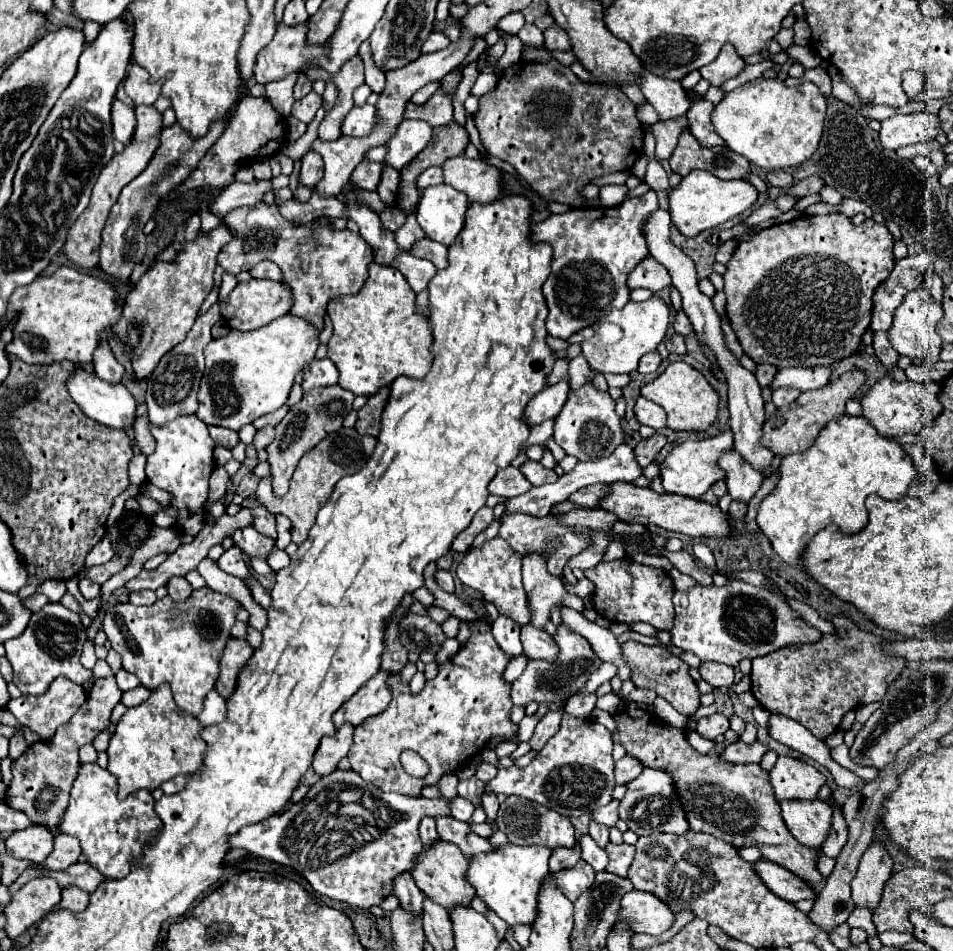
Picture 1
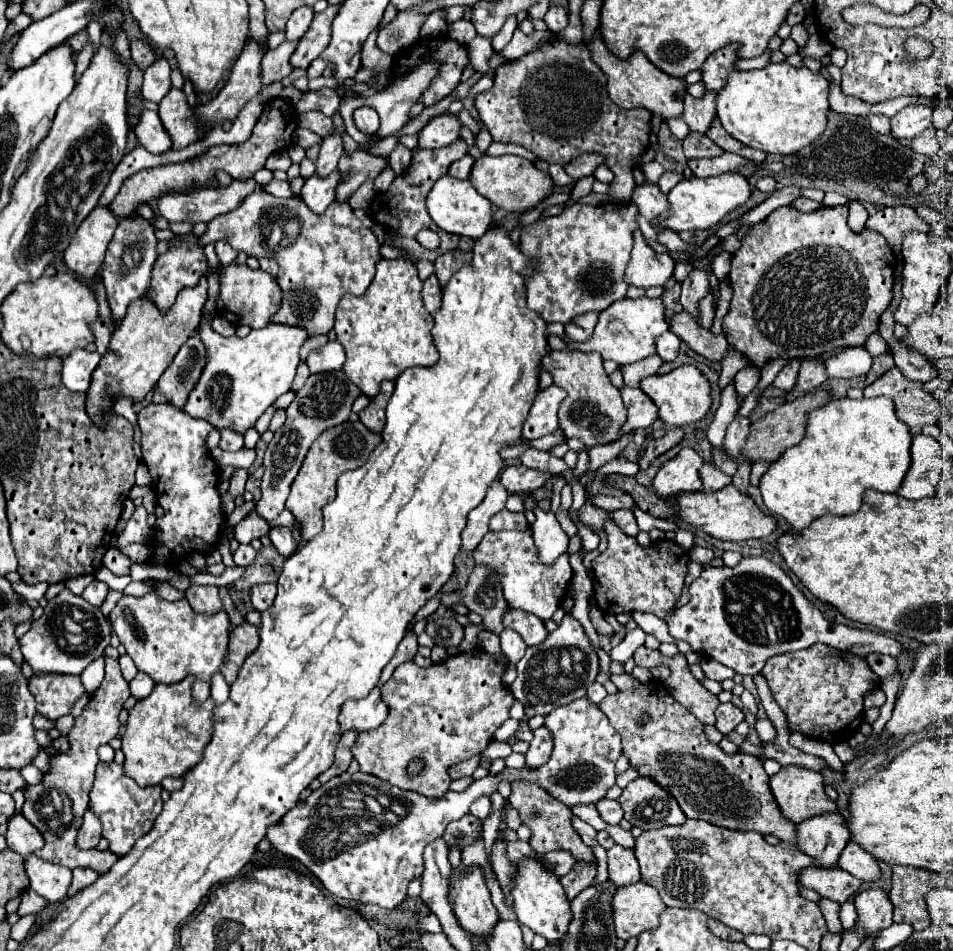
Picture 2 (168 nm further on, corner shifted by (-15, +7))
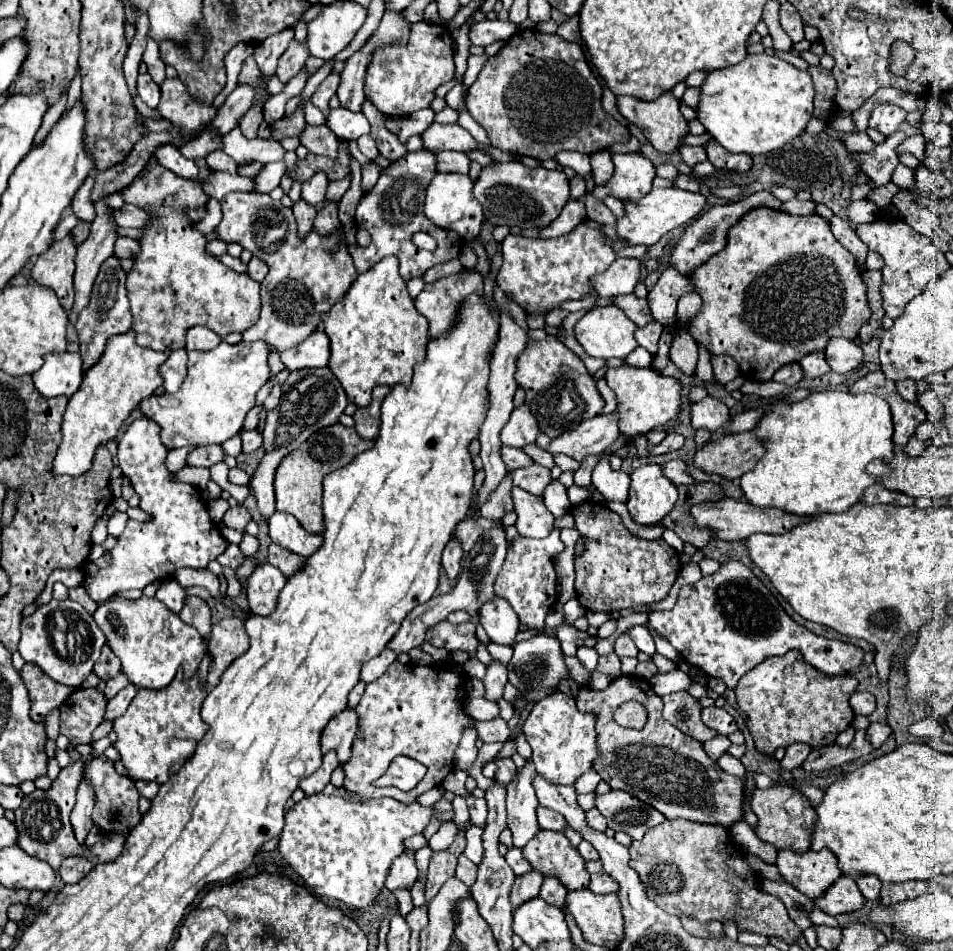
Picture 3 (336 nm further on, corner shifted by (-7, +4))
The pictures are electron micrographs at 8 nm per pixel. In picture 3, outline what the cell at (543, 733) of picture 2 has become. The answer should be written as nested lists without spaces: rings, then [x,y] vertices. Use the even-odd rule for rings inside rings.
[[[531,762],[507,784],[507,826],[513,832],[513,846],[523,848],[537,832],[539,824],[535,818],[537,798],[531,790],[531,778],[535,776],[535,766]]]

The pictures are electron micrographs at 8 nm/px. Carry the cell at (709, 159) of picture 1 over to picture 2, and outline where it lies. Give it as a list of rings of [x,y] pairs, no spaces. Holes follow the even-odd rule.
[[[689,133],[683,139],[683,153],[687,159],[703,159],[703,157],[719,157],[725,151],[717,143],[713,143],[707,135]]]

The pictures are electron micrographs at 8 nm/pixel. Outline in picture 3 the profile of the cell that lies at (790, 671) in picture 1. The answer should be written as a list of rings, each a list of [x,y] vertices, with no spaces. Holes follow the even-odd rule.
[[[791,652],[787,656],[767,658],[755,670],[747,672],[735,688],[737,706],[747,714],[747,728],[759,752],[773,756],[777,748],[787,748],[795,742],[809,744],[811,748],[829,746],[837,736],[853,724],[853,710],[849,698],[857,688],[853,676],[827,676],[819,674],[811,680],[811,668]]]

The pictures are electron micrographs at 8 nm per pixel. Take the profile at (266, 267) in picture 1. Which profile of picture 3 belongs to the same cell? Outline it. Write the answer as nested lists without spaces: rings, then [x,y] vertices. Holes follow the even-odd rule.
[[[257,256],[251,258],[251,262],[247,264],[247,268],[249,268],[247,274],[249,274],[253,280],[257,280],[257,282],[263,282],[263,278],[267,276],[267,264],[265,264],[263,260],[259,260]]]

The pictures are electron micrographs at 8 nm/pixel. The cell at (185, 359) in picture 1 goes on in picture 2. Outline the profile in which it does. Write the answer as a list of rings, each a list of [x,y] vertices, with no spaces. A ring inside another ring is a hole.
[[[199,333],[191,335],[187,343],[179,349],[173,363],[161,375],[157,387],[161,395],[177,409],[183,409],[191,391],[195,389],[203,367],[207,365],[207,349]]]

